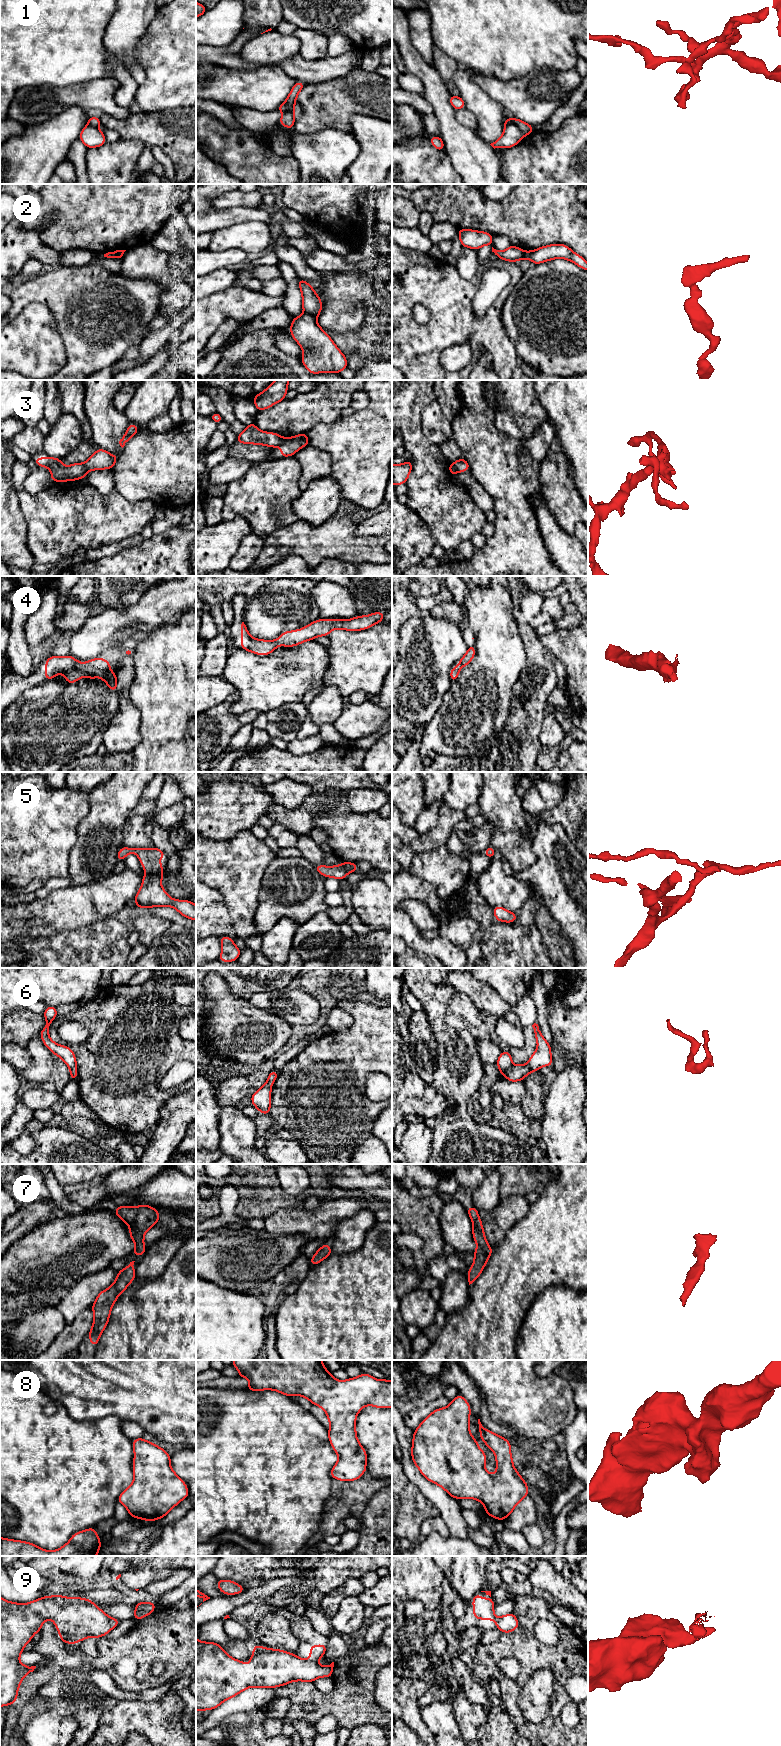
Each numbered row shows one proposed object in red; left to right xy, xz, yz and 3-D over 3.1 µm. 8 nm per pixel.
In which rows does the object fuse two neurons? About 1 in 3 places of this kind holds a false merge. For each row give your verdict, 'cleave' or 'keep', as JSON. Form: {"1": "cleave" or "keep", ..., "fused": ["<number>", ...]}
{"1": "cleave", "2": "cleave", "3": "cleave", "4": "keep", "5": "keep", "6": "keep", "7": "keep", "8": "keep", "9": "cleave", "fused": ["1", "2", "3", "9"]}

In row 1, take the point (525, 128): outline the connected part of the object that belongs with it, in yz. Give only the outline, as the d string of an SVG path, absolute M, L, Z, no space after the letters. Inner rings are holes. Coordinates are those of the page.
M505 118L504 120L504 125L508 125L508 124L515 124L518 126L518 128L520 129L521 133L523 134L523 136L527 136L529 135L530 133L534 132L534 127L529 125L528 123L522 121L522 120L519 120L517 118Z

